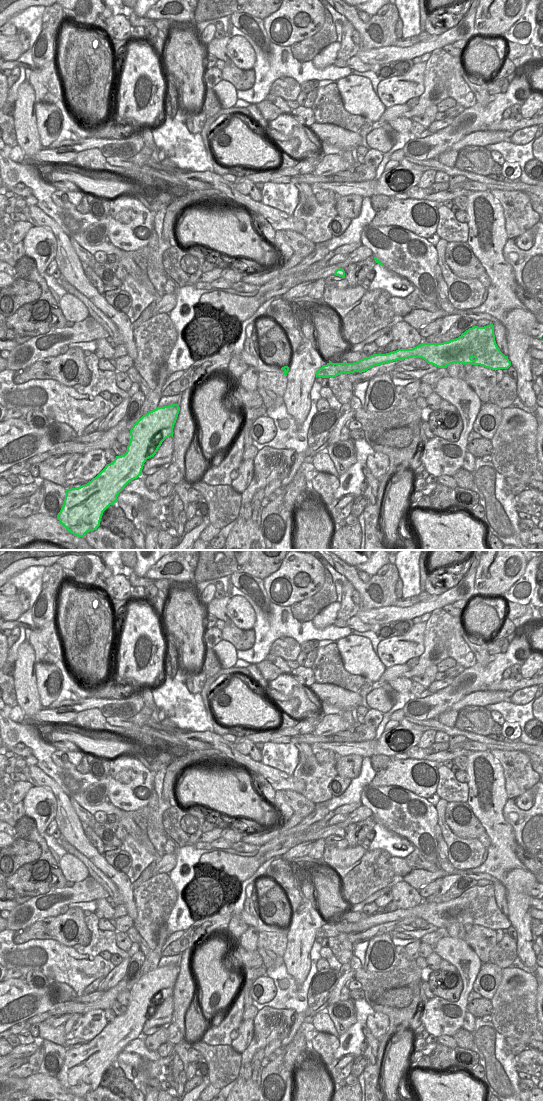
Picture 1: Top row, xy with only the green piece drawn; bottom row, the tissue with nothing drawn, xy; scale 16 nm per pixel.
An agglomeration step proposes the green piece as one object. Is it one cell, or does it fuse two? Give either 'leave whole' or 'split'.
split

